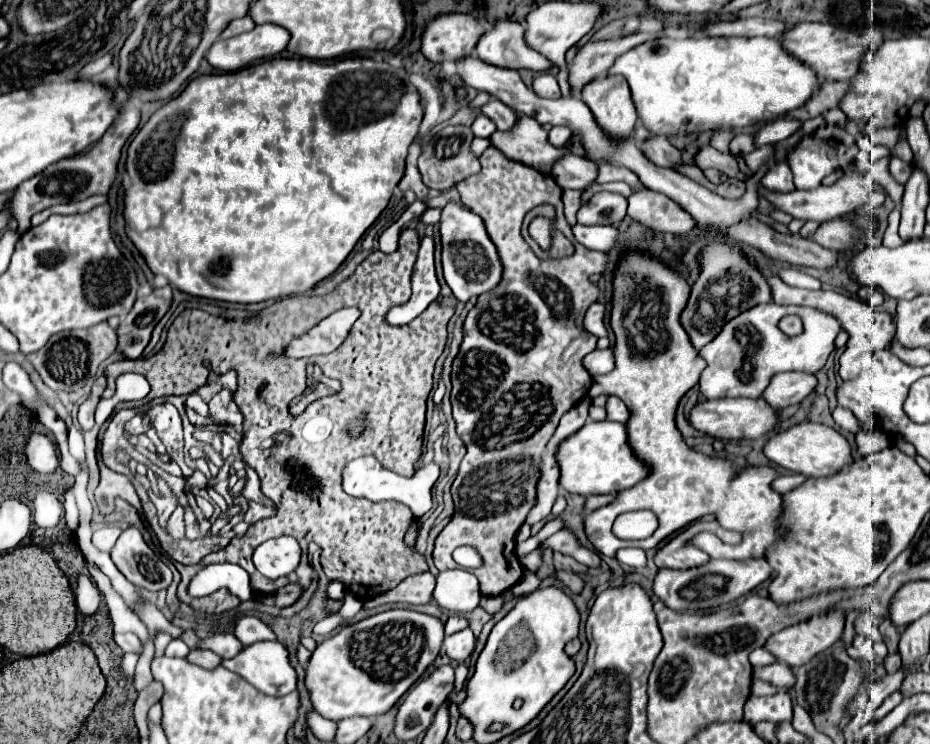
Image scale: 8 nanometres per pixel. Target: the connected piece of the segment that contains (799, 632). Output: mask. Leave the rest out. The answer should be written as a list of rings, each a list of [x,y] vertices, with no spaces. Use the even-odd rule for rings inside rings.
[[[831,610],[823,616],[815,616],[815,620],[805,620],[803,624],[781,630],[767,640],[765,648],[771,650],[781,662],[789,666],[801,666],[837,642],[843,634],[843,628],[845,612]]]

